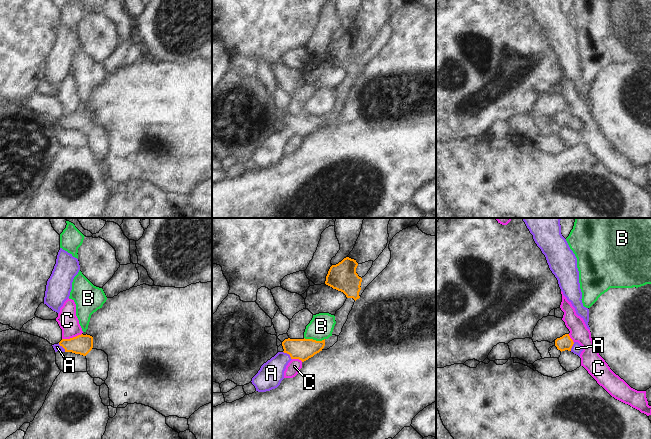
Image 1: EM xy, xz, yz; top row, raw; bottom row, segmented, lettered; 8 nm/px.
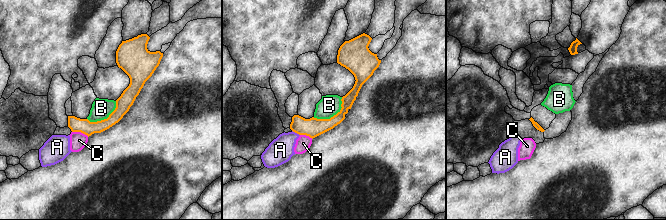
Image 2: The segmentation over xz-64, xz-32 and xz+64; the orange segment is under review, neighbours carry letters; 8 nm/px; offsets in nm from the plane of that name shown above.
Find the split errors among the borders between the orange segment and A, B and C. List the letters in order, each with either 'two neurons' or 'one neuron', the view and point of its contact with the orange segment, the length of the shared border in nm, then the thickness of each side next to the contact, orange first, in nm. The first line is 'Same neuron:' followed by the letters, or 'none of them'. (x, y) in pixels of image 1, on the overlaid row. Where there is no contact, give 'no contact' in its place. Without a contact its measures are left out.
Same neuron: A
A: one neuron | xz (288, 353) | 100 nm | 170/200 nm
B: two neurons | xz (314, 340) | 170 nm | 170/200 nm
C: two neurons | xy (71, 338) | 170 nm | 160/160 nm

